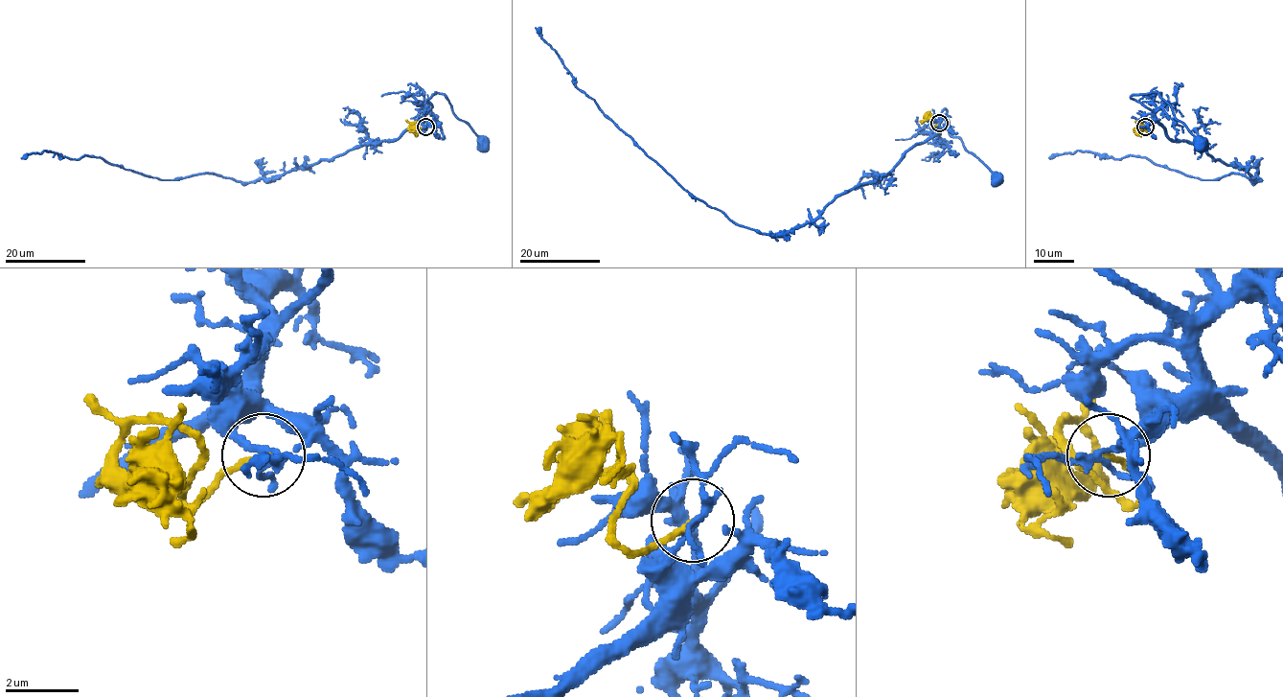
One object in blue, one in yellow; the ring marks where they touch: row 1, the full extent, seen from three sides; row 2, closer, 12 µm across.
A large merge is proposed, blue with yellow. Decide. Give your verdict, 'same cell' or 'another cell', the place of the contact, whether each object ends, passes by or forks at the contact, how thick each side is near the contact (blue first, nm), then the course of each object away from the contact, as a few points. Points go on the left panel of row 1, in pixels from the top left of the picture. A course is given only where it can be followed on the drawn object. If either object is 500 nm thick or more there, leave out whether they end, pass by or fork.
another cell; place (425, 127); blue forks; yellow ends; calibres 140 and 150 nm; course blue (425, 127), (420, 122), (396, 138), (246, 182), (208, 173), (158, 180), (100, 157), (44, 151), (20, 157); course yellow (425, 127), (417, 131), (418, 126), (415, 125), (415, 136)

